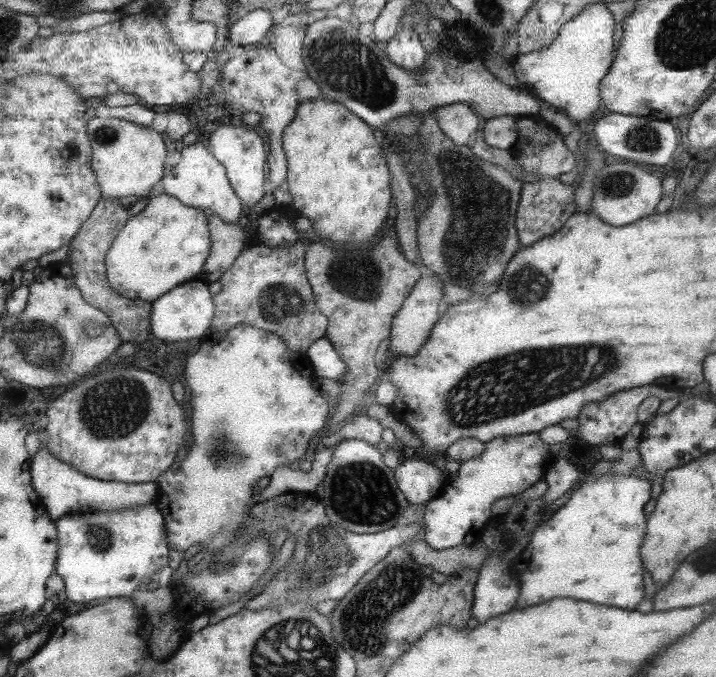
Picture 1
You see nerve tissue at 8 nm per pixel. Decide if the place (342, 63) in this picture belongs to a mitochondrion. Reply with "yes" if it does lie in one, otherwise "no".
yes

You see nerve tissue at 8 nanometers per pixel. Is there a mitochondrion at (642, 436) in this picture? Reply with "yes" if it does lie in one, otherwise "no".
no

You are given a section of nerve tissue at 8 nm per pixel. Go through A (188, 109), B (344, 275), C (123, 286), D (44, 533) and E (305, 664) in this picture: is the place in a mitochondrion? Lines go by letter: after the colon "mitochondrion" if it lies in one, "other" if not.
A: other
B: mitochondrion
C: other
D: other
E: mitochondrion

